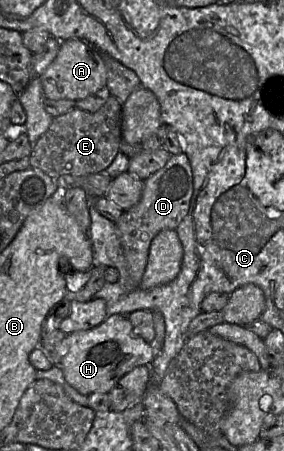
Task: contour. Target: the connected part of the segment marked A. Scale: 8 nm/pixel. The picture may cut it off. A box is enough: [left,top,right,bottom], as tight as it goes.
[40,39,107,100]

